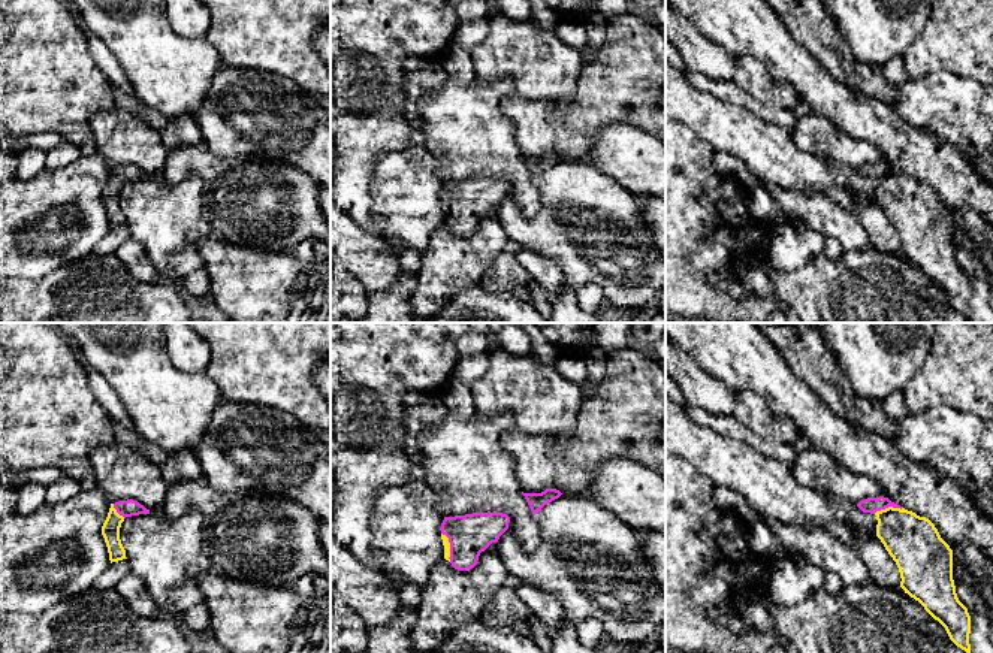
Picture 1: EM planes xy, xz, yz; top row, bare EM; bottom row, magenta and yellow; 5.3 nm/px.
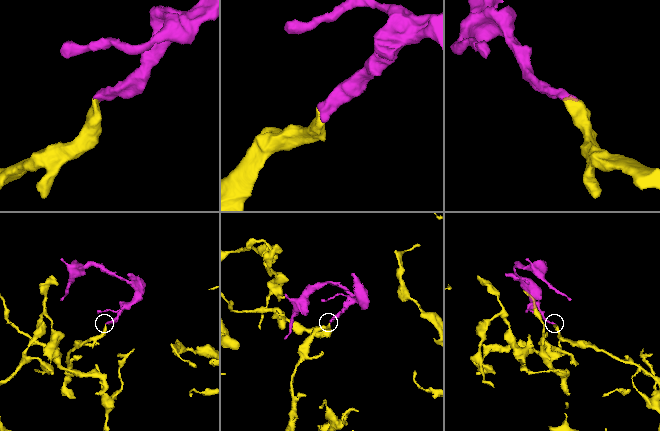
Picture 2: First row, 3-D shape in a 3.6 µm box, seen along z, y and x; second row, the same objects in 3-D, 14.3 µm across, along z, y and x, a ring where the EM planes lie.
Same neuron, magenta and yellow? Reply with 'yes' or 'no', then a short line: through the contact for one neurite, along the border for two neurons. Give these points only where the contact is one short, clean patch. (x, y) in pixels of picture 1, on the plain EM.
yes; line xz (468, 200), (450, 212), (444, 203)

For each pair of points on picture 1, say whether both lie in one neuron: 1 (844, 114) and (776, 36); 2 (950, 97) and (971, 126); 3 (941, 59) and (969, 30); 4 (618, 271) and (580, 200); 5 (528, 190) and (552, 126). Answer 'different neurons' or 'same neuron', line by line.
1: same neuron
2: same neuron
3: same neuron
4: same neuron
5: different neurons

